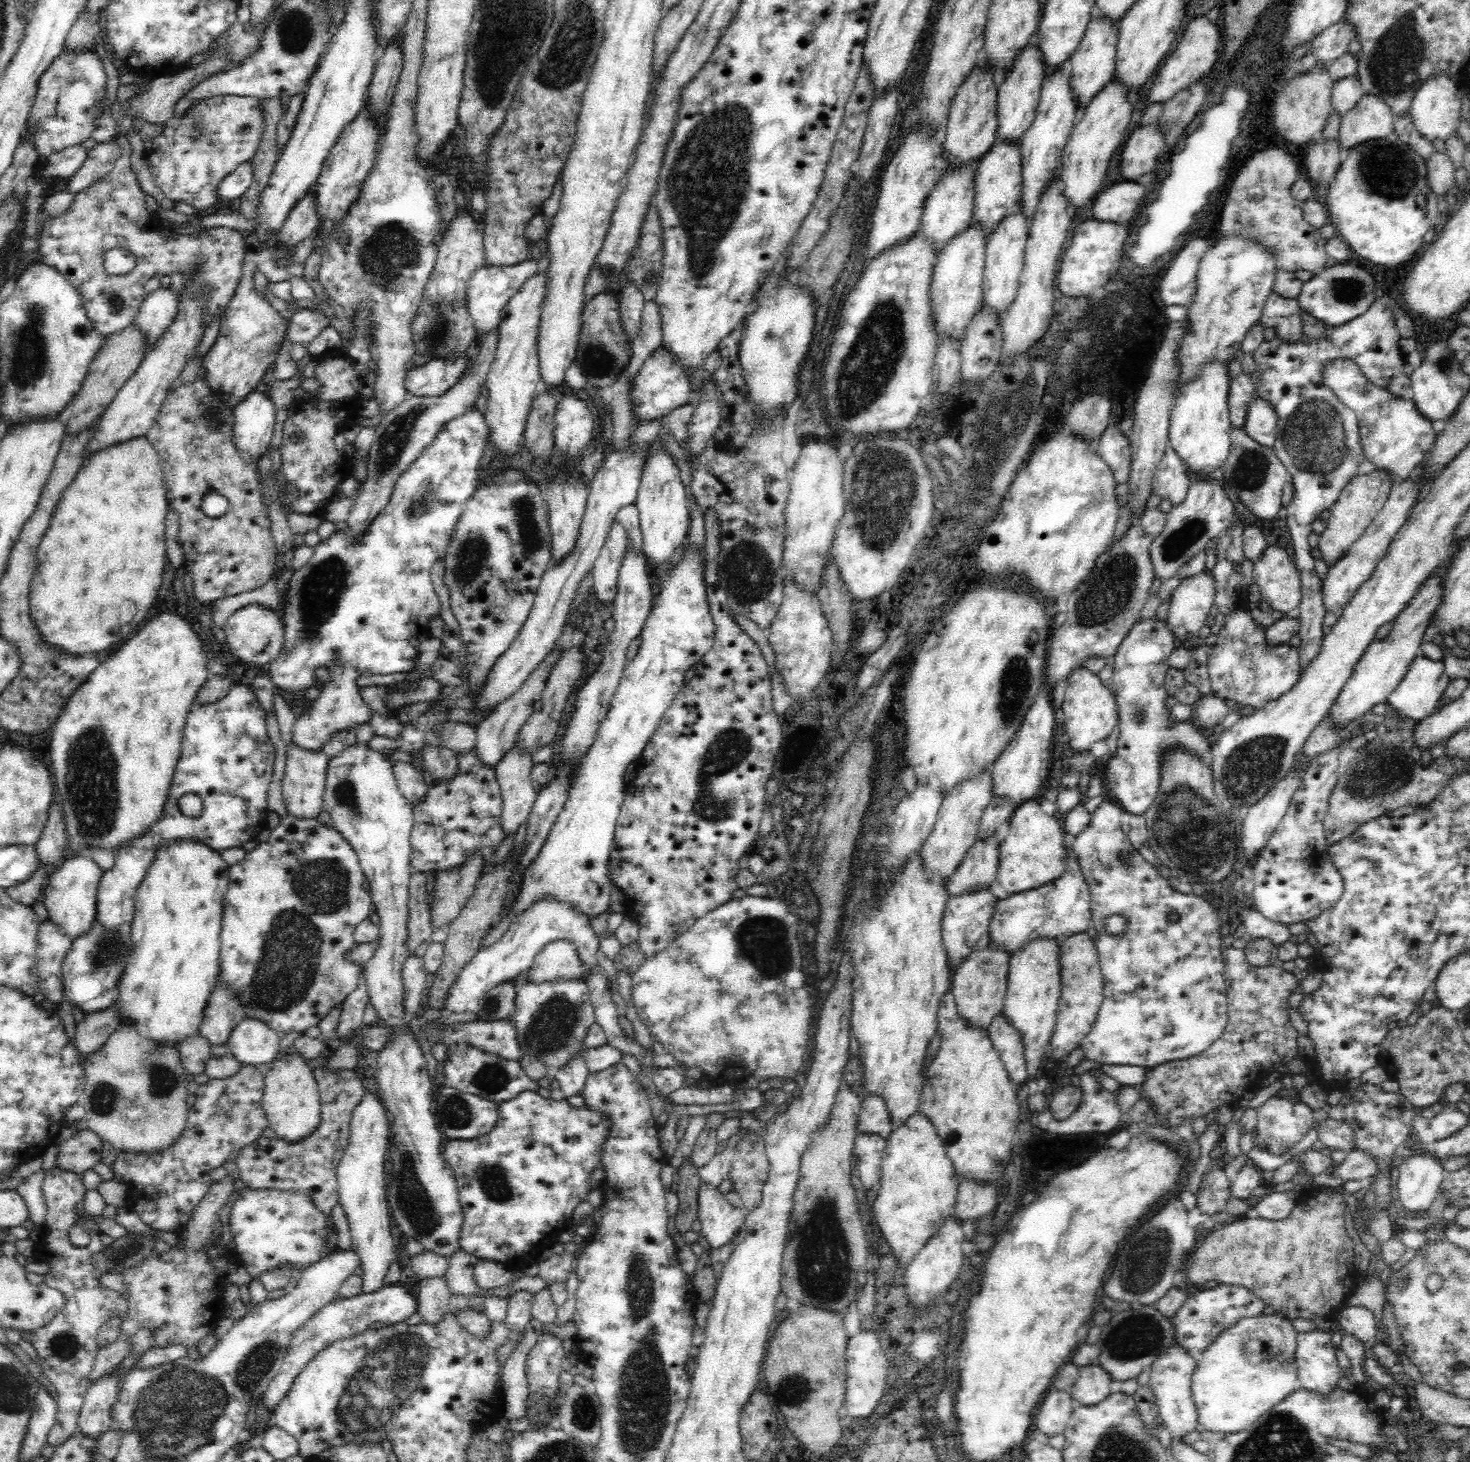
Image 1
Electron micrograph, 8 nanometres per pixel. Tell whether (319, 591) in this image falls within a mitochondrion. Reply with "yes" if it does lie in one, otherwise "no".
yes

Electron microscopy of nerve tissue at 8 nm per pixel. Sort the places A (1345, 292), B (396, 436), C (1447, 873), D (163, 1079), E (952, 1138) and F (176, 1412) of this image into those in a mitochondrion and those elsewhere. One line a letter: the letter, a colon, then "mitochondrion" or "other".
A: mitochondrion
B: mitochondrion
C: other
D: mitochondrion
E: other
F: mitochondrion

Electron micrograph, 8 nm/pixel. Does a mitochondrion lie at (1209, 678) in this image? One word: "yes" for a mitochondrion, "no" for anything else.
no

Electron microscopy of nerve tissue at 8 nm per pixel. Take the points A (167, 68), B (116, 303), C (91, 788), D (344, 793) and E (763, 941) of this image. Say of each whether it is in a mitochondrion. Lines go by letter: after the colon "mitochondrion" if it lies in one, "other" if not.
A: other
B: mitochondrion
C: mitochondrion
D: mitochondrion
E: mitochondrion

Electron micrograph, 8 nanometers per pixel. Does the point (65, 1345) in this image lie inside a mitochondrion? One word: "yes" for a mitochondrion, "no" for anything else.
yes

